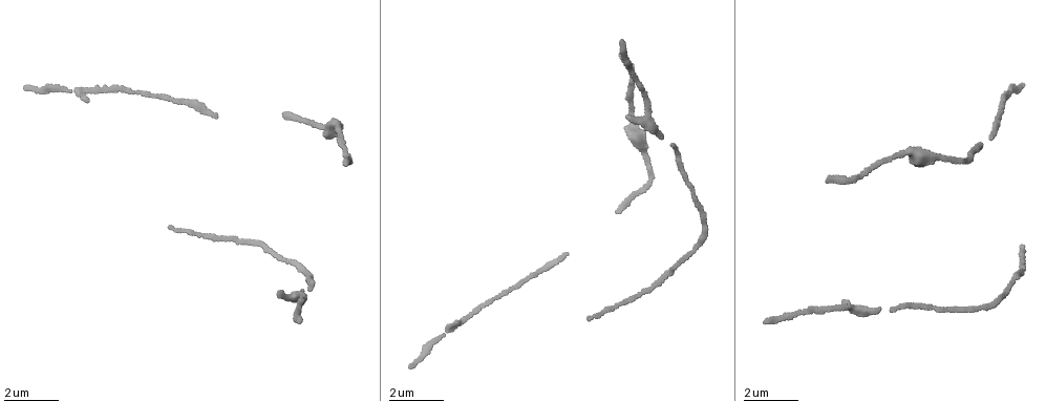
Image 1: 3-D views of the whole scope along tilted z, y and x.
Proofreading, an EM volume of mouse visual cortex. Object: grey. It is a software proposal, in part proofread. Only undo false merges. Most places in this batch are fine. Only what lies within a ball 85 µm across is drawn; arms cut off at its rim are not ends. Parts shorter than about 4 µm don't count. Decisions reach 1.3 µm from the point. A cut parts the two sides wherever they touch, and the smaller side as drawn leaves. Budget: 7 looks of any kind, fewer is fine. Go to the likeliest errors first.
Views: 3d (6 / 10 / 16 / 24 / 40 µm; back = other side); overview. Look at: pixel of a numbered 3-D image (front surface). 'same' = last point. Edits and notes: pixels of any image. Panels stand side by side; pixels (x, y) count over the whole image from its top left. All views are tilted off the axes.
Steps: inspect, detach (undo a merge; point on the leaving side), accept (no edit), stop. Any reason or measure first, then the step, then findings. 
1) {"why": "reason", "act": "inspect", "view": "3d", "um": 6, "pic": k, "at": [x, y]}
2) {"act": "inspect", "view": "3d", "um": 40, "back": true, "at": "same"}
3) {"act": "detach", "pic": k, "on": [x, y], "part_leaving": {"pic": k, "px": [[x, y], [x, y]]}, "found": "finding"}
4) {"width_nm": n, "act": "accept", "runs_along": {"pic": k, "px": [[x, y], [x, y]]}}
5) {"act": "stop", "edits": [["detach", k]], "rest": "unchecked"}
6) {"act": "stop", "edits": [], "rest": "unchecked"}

{"why": "thick turns thin", "act": "inspect", "view": "3d", "um": 10, "pic": 1, "at": [895, 310]}

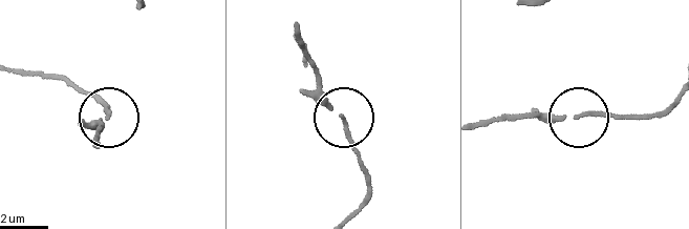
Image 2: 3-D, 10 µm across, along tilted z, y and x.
{"act": "inspect", "view": "3d", "um": 6, "at": "same"}

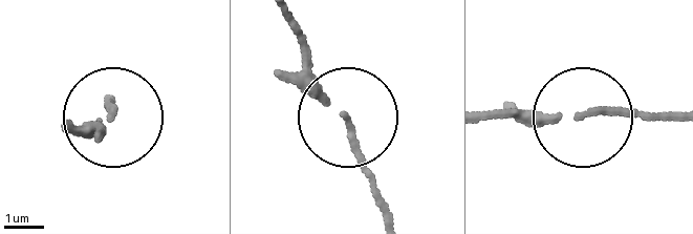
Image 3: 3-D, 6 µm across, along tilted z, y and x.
{"act": "accept", "runs_along": {"pic": 3, "px": [[384, 203], [345, 120], [284, 79]]}, "found": "all the same neuron"}

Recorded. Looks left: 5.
{"why": "sudden change in width", "act": "inspect", "view": "3d", "um": 6, "pic": 1, "at": [177, 228]}

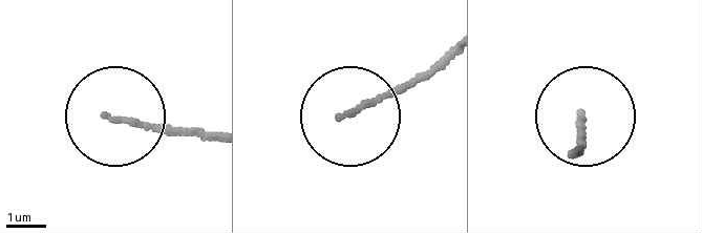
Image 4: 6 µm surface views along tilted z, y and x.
{"act": "inspect", "view": "3d", "um": 6, "back": true, "pic": 4, "at": [114, 120]}

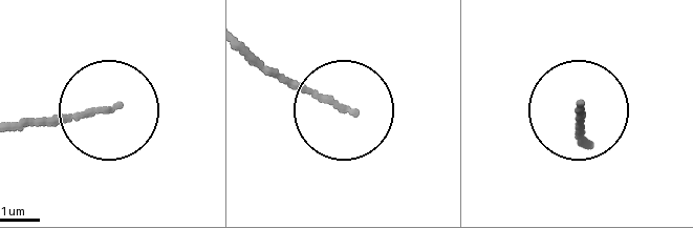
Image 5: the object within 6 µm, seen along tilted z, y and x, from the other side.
{"act": "accept", "runs_along": {"pic": 5, "px": [[246, 46], [343, 106]]}, "found": "continuous, no second neuron"}

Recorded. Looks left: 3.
{"why": "thin neck", "act": "inspect", "view": "3d", "um": 10, "pic": 1, "at": [993, 129]}

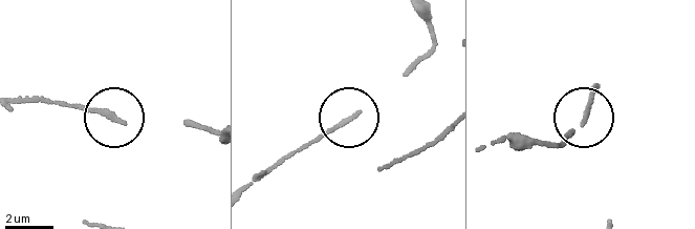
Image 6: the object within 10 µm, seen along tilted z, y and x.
{"act": "inspect", "view": "3d", "um": 6, "at": "same"}

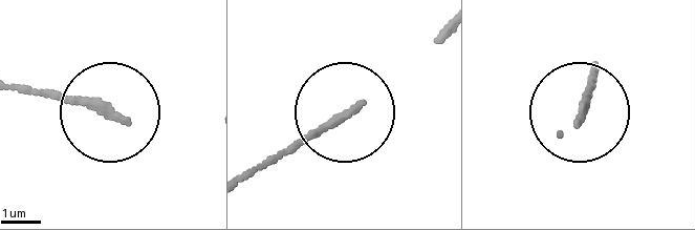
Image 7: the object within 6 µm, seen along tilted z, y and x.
{"act": "accept", "found": "continuous, no second neuron"}

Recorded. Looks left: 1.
{"act": "stop", "edits": [], "rest": "unchecked"}

